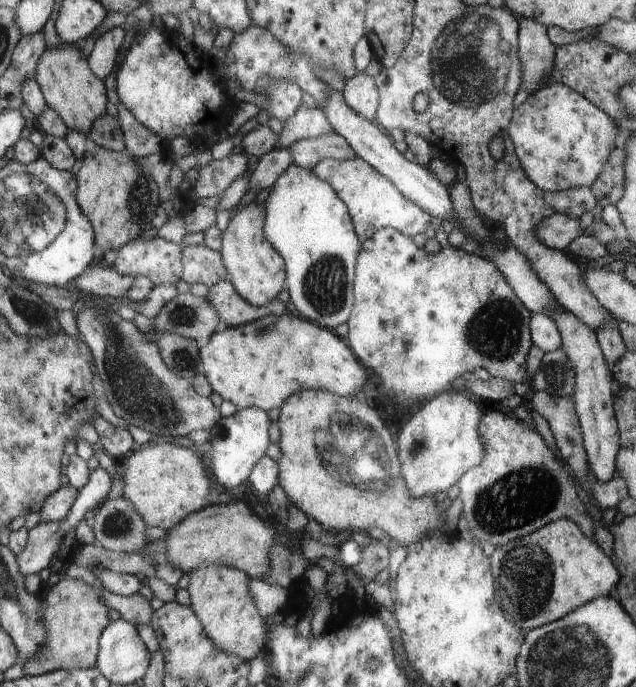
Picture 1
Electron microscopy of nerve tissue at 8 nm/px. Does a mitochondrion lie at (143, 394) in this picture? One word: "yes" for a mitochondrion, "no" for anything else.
yes

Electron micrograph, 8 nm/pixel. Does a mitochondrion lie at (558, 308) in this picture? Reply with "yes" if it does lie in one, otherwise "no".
no

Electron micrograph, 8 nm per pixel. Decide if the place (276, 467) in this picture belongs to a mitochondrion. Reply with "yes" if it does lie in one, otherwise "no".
no

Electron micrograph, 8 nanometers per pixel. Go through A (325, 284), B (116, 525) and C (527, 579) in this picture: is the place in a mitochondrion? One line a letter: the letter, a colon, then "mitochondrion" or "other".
A: mitochondrion
B: mitochondrion
C: mitochondrion

